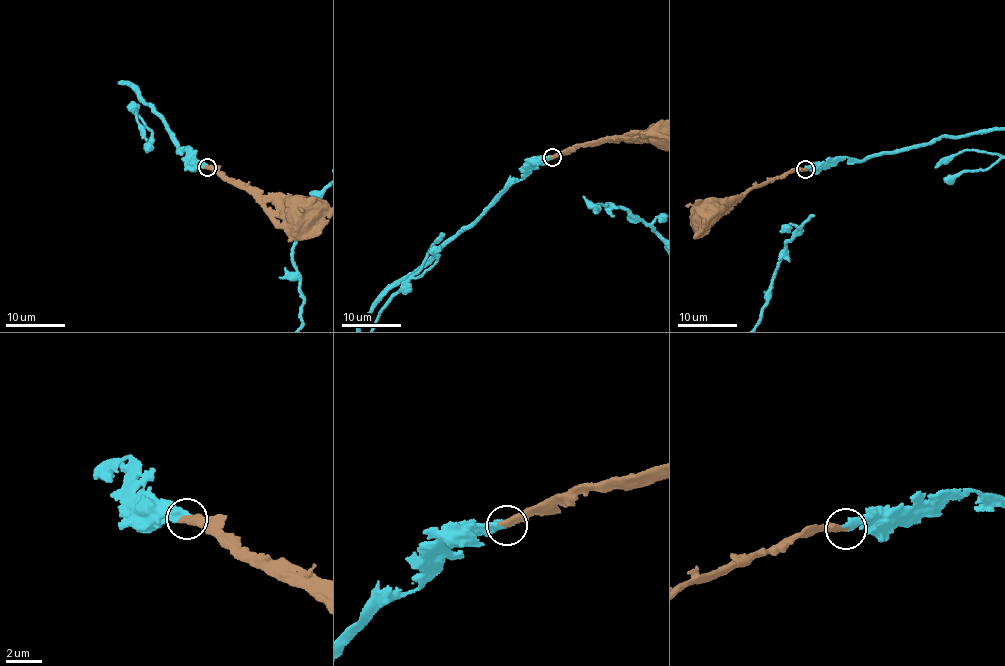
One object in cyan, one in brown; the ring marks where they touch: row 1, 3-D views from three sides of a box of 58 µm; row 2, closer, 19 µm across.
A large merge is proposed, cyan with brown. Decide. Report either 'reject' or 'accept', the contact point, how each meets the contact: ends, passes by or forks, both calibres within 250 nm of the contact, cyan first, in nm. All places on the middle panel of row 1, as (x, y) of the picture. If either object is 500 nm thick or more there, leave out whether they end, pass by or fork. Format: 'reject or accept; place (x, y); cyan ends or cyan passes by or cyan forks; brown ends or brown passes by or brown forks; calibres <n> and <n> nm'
accept; place (552, 157); cyan ends; brown ends; calibres 460 and 440 nm

